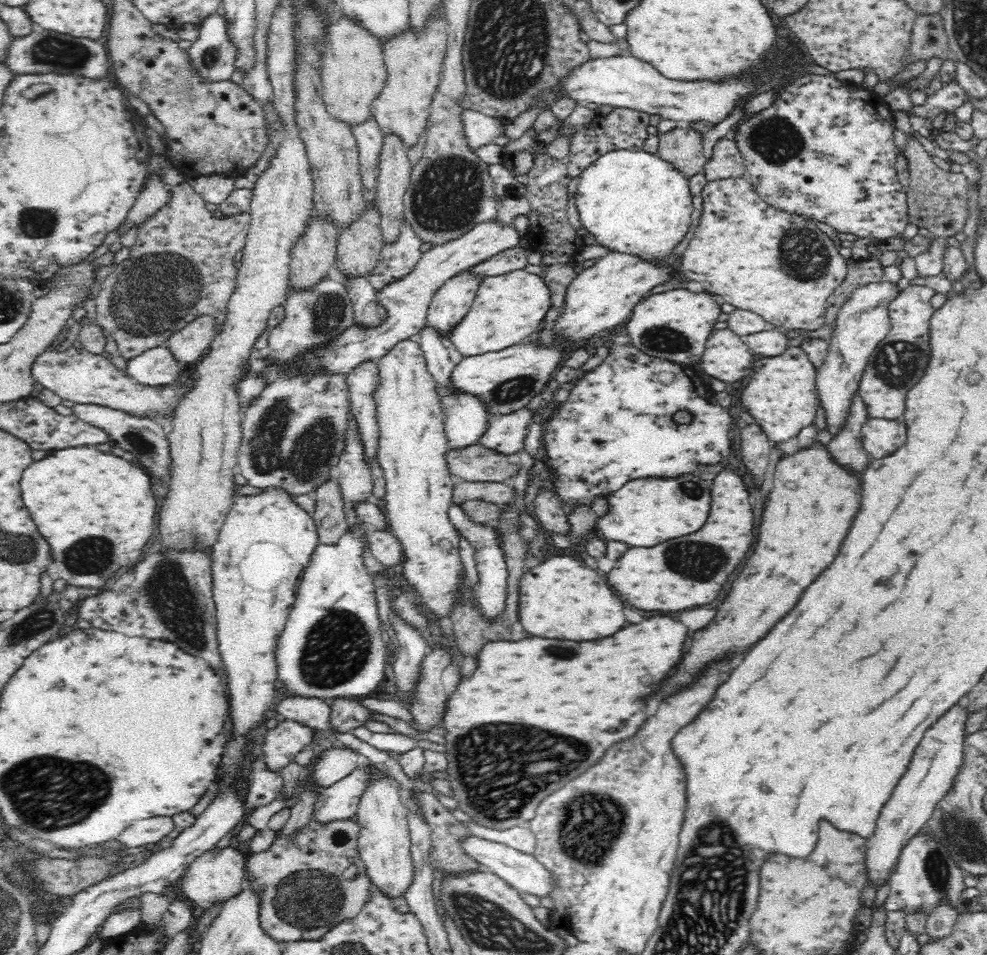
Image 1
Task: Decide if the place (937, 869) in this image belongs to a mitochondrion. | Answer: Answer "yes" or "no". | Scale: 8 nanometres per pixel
yes

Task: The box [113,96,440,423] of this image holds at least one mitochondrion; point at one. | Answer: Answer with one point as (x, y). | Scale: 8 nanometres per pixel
(329, 311)

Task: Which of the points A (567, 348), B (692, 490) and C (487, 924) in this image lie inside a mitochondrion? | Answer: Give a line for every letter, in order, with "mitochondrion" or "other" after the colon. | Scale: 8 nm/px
A: other
B: mitochondrion
C: mitochondrion

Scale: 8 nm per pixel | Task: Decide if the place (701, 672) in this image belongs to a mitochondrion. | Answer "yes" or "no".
no

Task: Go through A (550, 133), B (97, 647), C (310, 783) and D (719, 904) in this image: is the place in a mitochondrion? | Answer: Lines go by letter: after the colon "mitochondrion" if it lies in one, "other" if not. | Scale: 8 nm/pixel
A: other
B: other
C: other
D: mitochondrion

